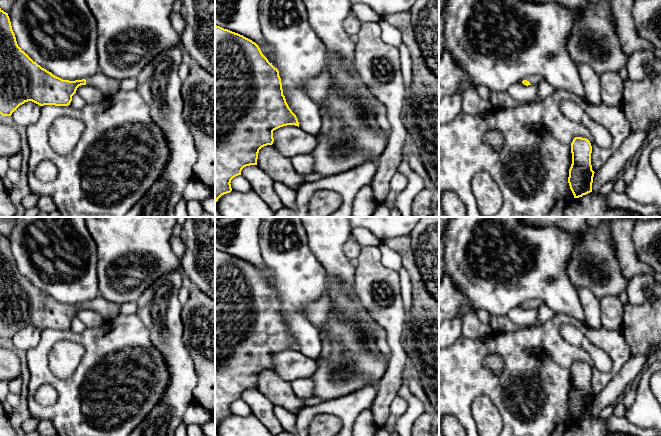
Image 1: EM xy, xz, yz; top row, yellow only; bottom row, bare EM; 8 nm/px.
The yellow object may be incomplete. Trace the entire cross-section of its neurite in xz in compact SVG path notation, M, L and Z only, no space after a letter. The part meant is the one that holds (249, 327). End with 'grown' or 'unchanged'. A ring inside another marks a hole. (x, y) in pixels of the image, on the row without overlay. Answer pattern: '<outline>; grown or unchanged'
M215 249L215 427L222 419L232 415L231 404L241 399L241 395L244 391L257 389L259 374L264 370L272 369L274 366L273 355L287 349L299 351L299 346L296 339L289 332L285 320L283 319L278 293L262 278L259 270L255 266L243 259Z; unchanged

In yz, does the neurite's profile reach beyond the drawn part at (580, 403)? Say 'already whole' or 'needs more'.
already whole

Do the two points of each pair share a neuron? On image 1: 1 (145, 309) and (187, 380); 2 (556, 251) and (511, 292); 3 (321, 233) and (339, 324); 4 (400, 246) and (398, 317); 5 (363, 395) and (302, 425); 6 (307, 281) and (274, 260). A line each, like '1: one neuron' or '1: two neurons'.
1: one neuron
2: one neuron
3: one neuron
4: two neurons
5: one neuron
6: one neuron

